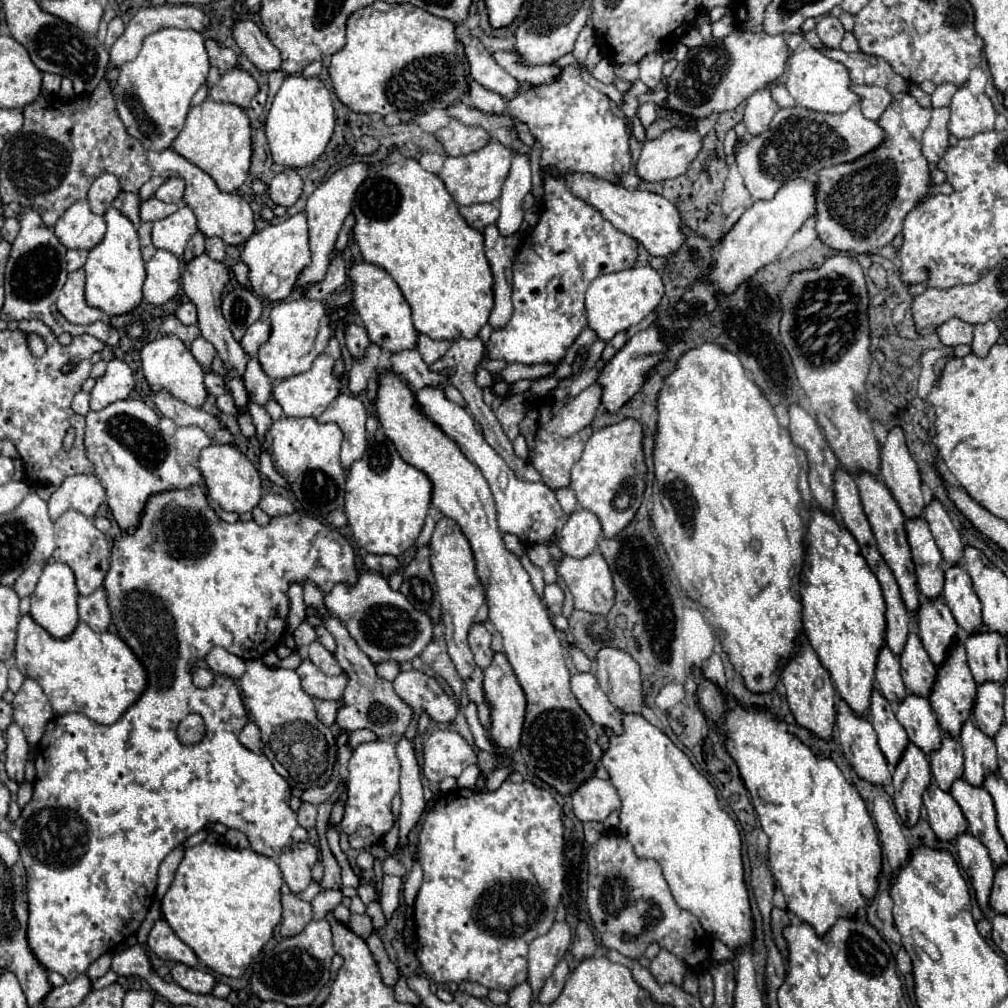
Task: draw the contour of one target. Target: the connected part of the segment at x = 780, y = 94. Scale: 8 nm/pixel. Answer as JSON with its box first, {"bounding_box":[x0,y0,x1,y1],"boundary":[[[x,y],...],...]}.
{"bounding_box":[771,82,797,108],"boundary":[[[781,82],[771,84],[771,96],[773,96],[773,100],[775,100],[781,108],[787,108],[787,106],[795,106],[795,104],[797,104],[797,102],[791,98],[791,94],[787,92],[785,84],[781,84]]]}

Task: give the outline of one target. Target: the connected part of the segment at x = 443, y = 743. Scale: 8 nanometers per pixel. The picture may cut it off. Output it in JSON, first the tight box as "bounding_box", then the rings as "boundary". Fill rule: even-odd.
{"bounding_box":[423,730,477,782],"boundary":[[[437,730],[427,738],[423,748],[423,774],[429,782],[459,778],[459,774],[473,764],[477,764],[477,752],[461,734]]]}

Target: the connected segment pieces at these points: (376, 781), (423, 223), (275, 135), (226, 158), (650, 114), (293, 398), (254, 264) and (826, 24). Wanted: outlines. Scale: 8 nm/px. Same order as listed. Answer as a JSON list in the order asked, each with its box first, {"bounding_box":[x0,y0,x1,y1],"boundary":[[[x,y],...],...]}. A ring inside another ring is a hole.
[{"bounding_box":[339,740,399,850],"boundary":[[[387,740],[359,744],[349,760],[349,776],[347,776],[347,806],[343,822],[339,830],[349,836],[349,844],[355,850],[369,848],[393,828],[395,814],[391,810],[391,800],[399,792],[399,760],[395,756],[395,744]]]},{"bounding_box":[353,158,493,340],"boundary":[[[399,158],[373,170],[361,184],[355,206],[353,238],[365,262],[383,268],[401,288],[413,310],[413,324],[419,334],[431,340],[457,340],[457,336],[477,336],[493,310],[493,274],[485,256],[483,234],[465,224],[459,206],[445,190],[439,176],[421,168],[413,158]]]},{"bounding_box":[265,76,335,168],"boundary":[[[287,76],[279,92],[275,94],[265,126],[273,160],[287,168],[313,166],[325,152],[333,128],[335,128],[335,112],[331,106],[331,96],[323,86],[323,82],[319,78]]]},{"bounding_box":[173,98,253,192],"boundary":[[[207,98],[203,104],[189,110],[185,126],[173,142],[173,150],[207,172],[223,192],[235,192],[249,176],[253,154],[251,122],[247,110],[235,104],[221,104]]]},{"bounding_box":[637,102,657,126],"boundary":[[[649,102],[641,104],[641,106],[637,108],[637,116],[639,116],[639,120],[641,120],[641,124],[643,124],[643,126],[653,124],[653,120],[657,120],[657,110],[655,110],[655,104],[649,104]]]},{"bounding_box":[273,354,341,418],"boundary":[[[321,354],[315,358],[309,372],[279,380],[277,386],[273,388],[273,396],[287,416],[317,418],[339,396],[339,390],[341,390],[341,380],[337,380],[337,376],[333,376],[333,360],[329,360],[329,356],[325,356],[325,354]]]},{"bounding_box":[241,212,311,302],"boundary":[[[299,212],[279,224],[269,224],[261,232],[255,232],[243,246],[241,246],[241,260],[247,262],[251,270],[251,290],[259,294],[259,298],[267,298],[271,302],[281,302],[293,292],[293,284],[297,280],[297,274],[311,262],[309,254],[309,238],[307,238],[307,216],[305,212]],[[267,276],[273,276],[277,280],[277,286],[273,290],[263,290],[263,282]]]},{"bounding_box":[815,16,843,48],"boundary":[[[823,16],[817,20],[817,26],[815,26],[815,32],[817,36],[821,38],[821,42],[827,46],[827,48],[839,48],[841,44],[841,38],[843,38],[843,26],[839,22],[839,18],[833,18],[833,16]]]}]

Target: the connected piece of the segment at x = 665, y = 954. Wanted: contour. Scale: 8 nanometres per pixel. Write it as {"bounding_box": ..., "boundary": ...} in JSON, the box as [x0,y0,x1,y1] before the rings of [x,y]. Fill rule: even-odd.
{"bounding_box":[649,950,687,984],"boundary":[[[659,950],[659,954],[651,960],[651,966],[649,966],[653,978],[659,982],[659,984],[681,984],[683,982],[683,974],[687,970],[685,962],[677,956],[673,956],[669,950]]]}

